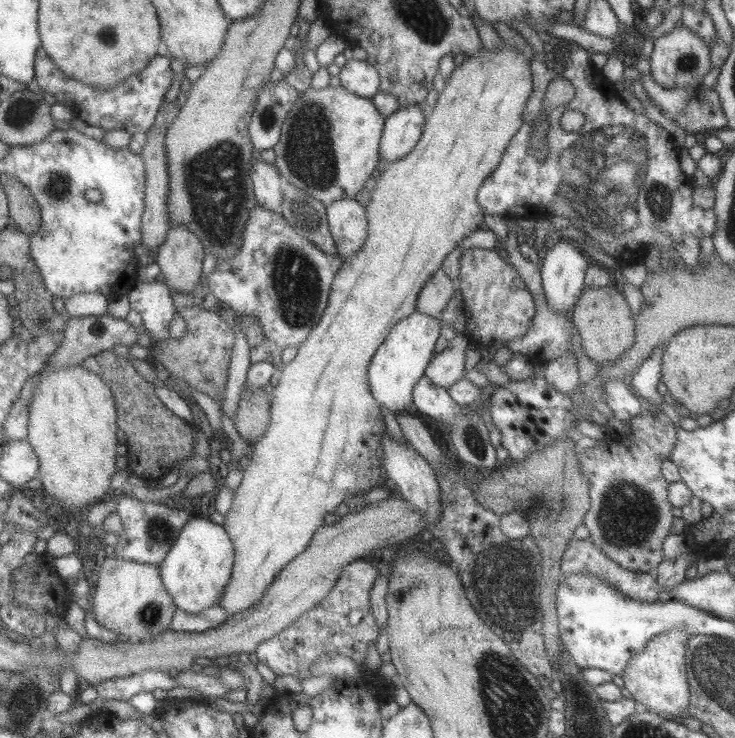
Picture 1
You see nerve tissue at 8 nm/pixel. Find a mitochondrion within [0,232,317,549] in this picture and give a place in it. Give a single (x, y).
(157, 532)

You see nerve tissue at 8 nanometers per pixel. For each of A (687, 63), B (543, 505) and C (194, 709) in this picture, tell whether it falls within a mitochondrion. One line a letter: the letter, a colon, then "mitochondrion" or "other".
A: mitochondrion
B: mitochondrion
C: other

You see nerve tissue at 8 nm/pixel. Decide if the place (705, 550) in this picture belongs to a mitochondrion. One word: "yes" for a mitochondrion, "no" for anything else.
no

